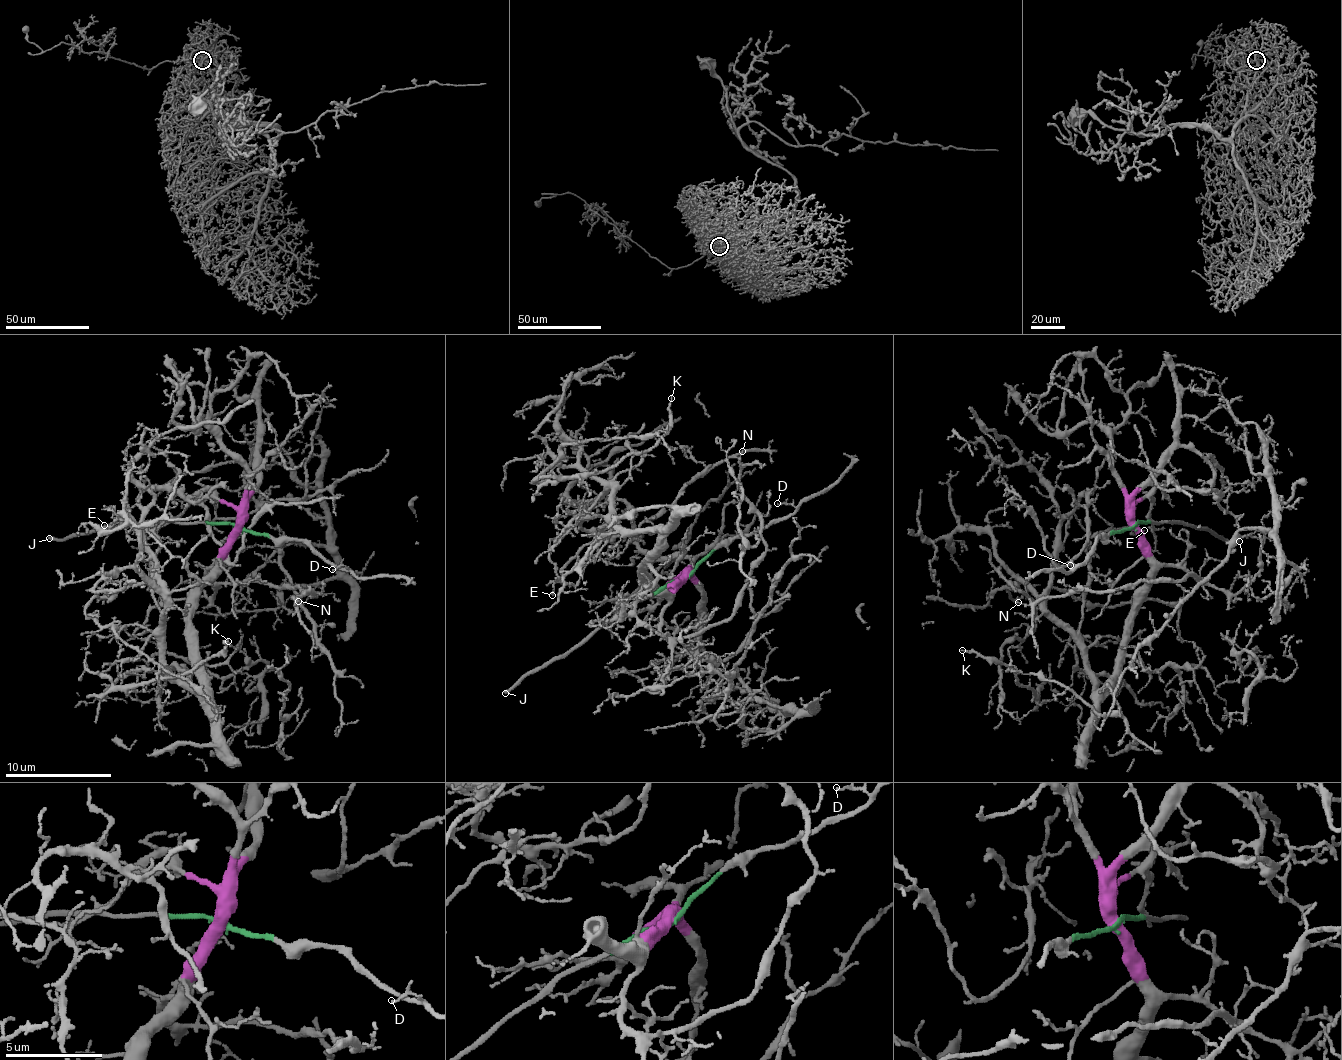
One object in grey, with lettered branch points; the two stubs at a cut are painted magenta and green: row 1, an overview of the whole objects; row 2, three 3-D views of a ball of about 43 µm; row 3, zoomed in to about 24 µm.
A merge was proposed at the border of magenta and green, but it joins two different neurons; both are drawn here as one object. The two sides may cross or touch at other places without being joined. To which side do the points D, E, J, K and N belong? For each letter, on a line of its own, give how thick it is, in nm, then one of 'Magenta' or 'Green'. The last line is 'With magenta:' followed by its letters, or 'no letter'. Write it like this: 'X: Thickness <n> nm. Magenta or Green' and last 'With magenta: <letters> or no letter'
D: Thickness 80 nm. Green
E: Thickness 140 nm. Magenta
J: Thickness 240 nm. Green
K: Thickness 140 nm. Magenta
N: Thickness 140 nm. Magenta
With magenta: E, K, N

